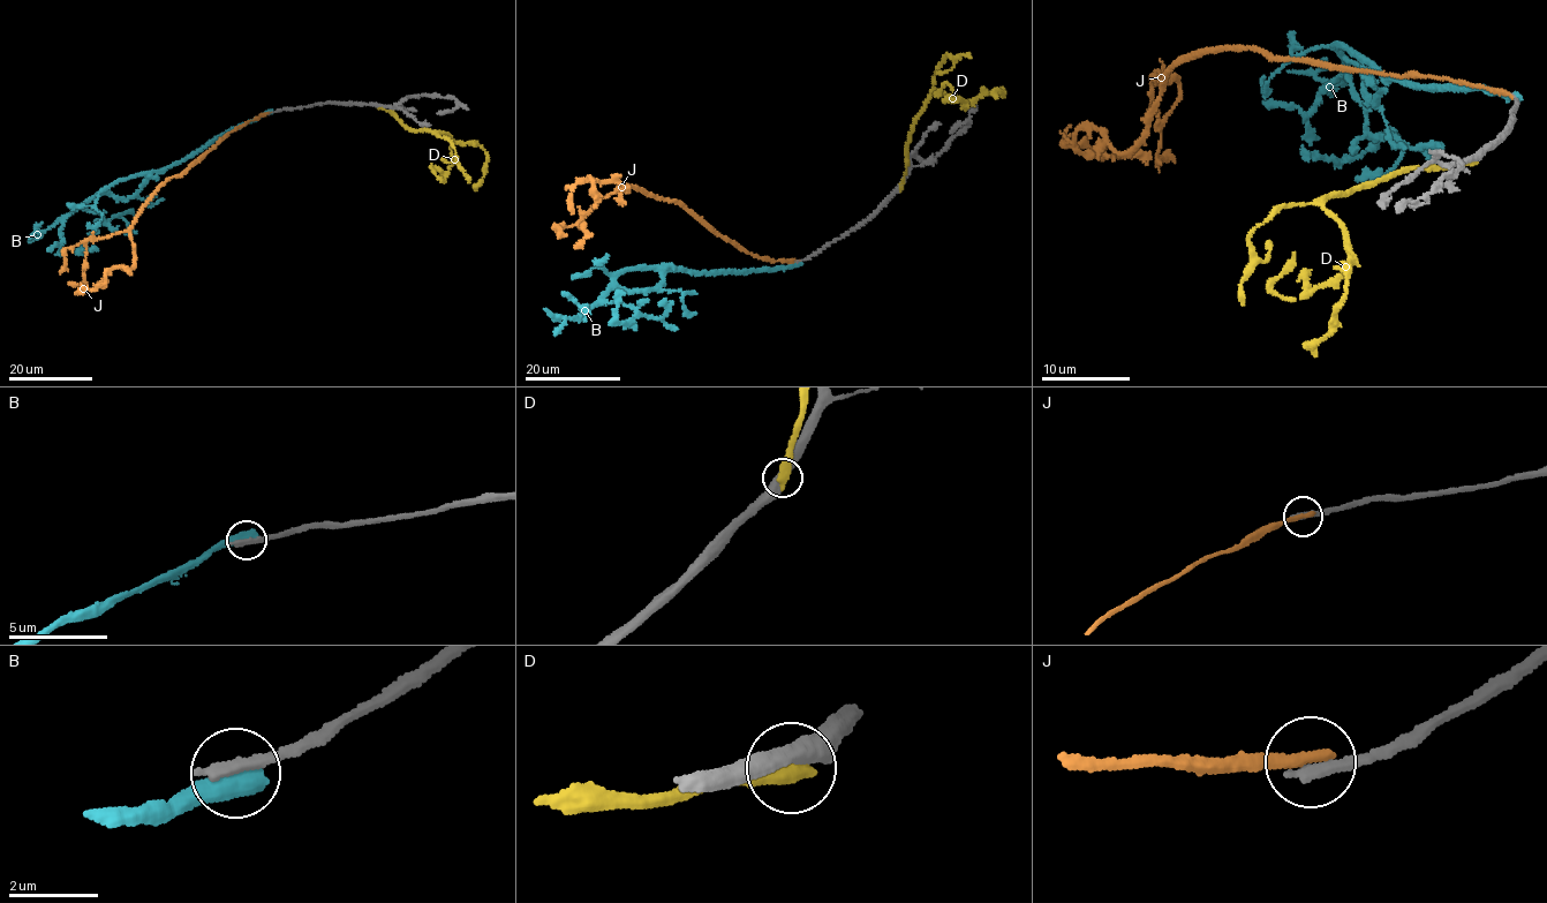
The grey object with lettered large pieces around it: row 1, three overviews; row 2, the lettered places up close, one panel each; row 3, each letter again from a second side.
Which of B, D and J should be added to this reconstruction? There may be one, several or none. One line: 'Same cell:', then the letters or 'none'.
Same cell: none

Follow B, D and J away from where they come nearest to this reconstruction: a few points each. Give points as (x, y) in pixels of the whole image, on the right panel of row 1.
B: (1516, 97), (1481, 85), (1411, 84), (1338, 43), (1334, 50), (1376, 137), (1345, 162), (1311, 156), (1303, 145)
D: (1471, 162), (1394, 171), (1321, 203), (1340, 225), (1351, 254), (1351, 271), (1332, 335), (1311, 346), (1314, 353)
J: (1510, 97), (1222, 46), (1176, 65), (1133, 147), (1119, 153), (1089, 126), (1063, 141), (1106, 153)

